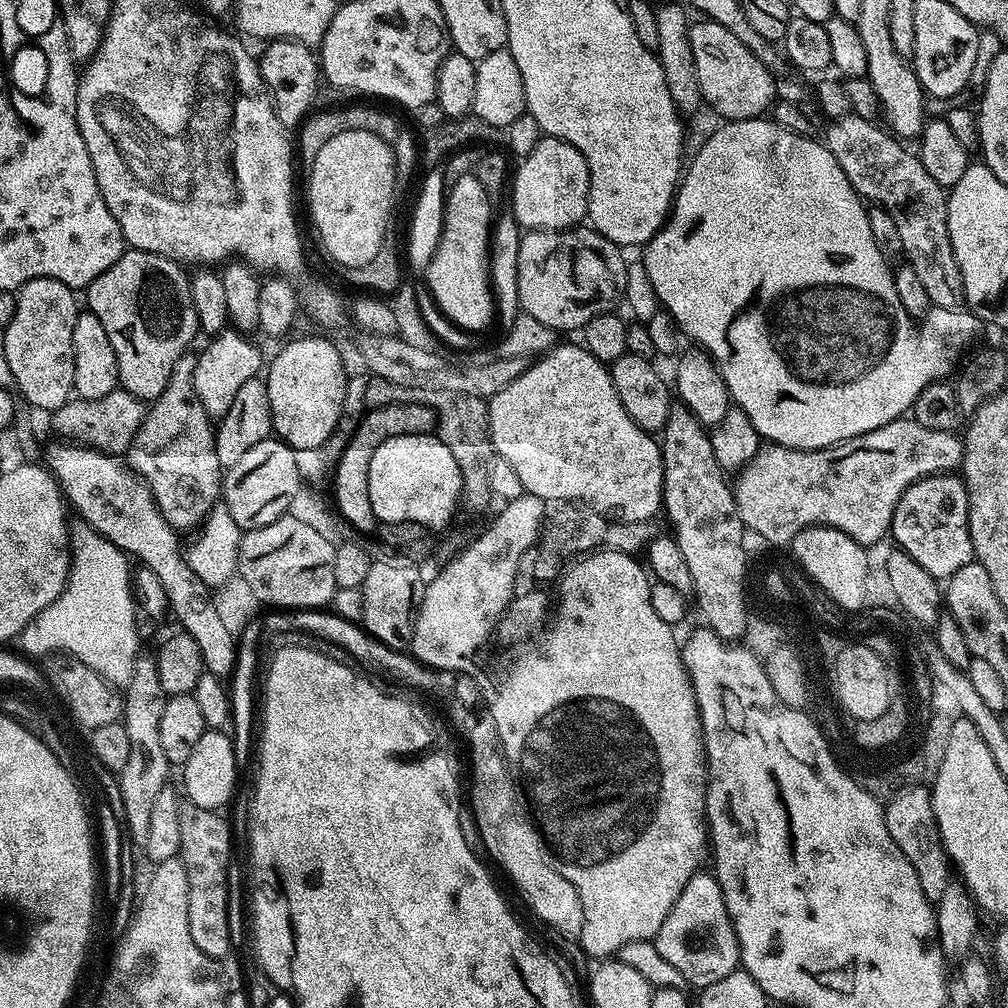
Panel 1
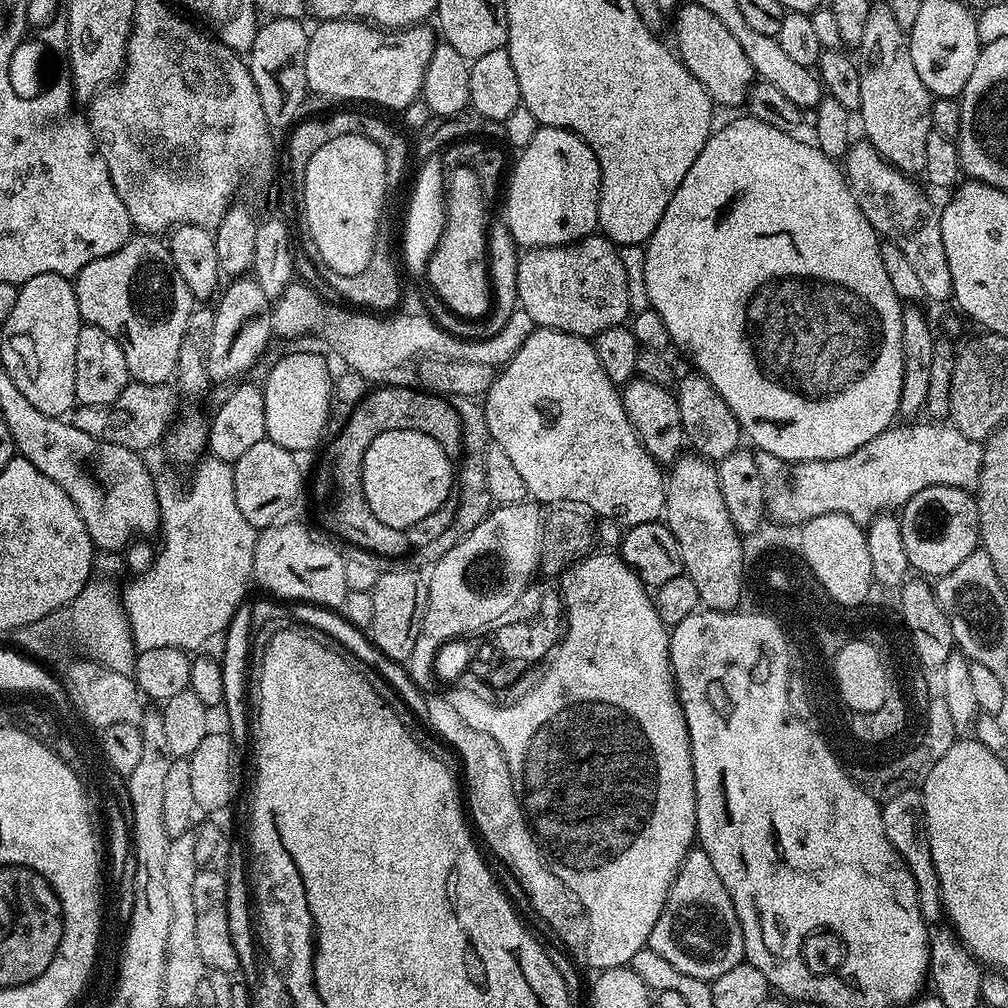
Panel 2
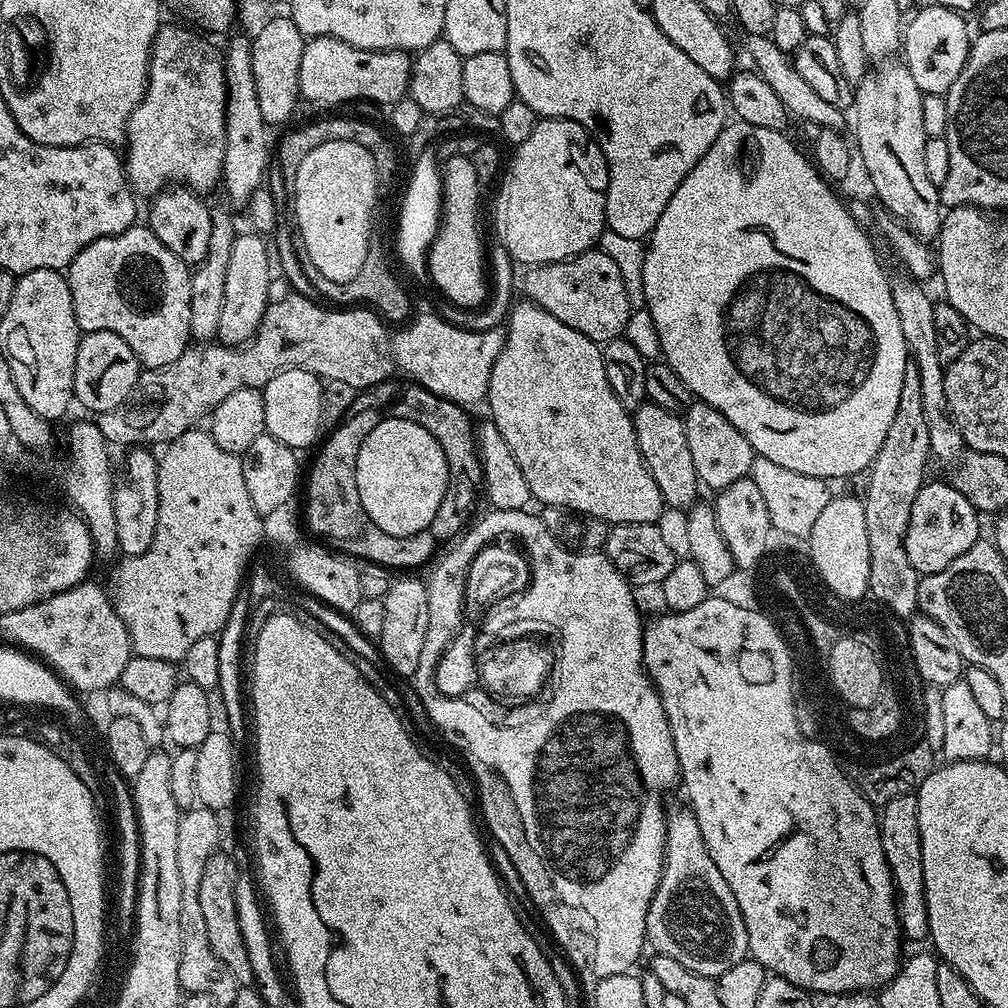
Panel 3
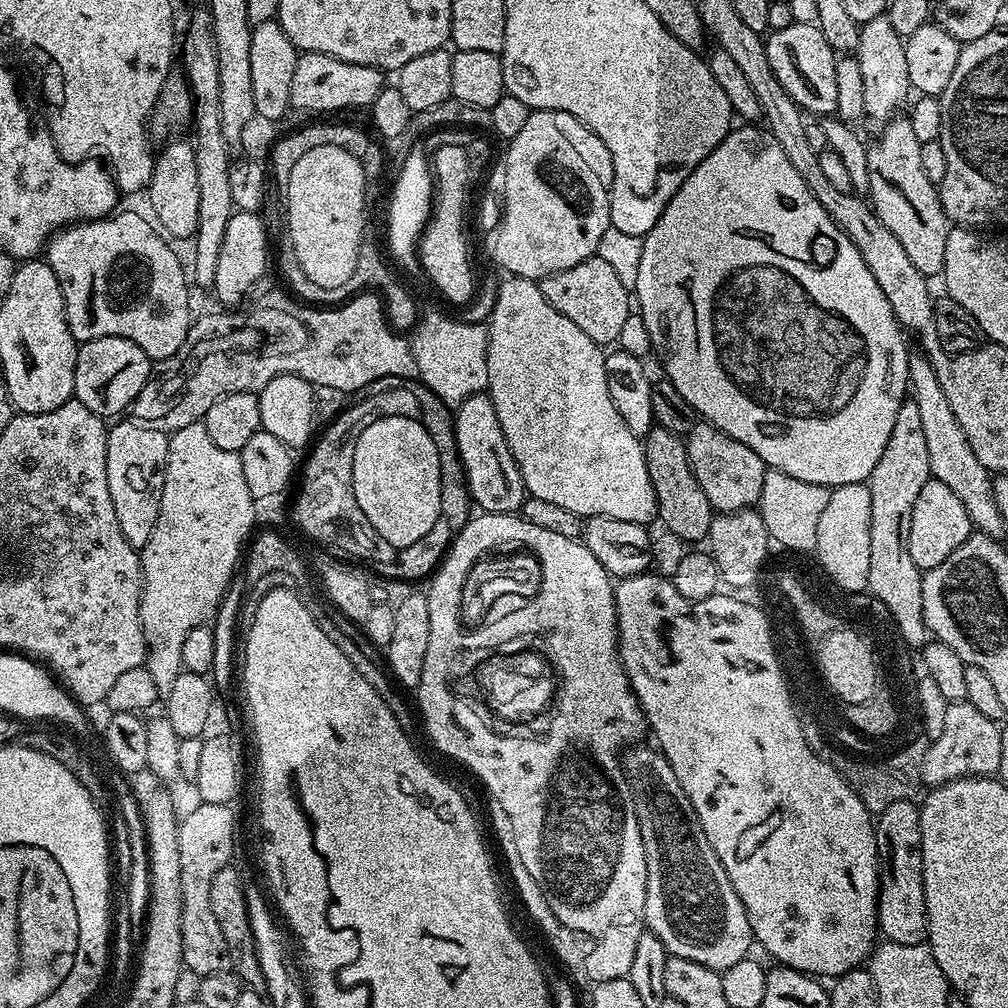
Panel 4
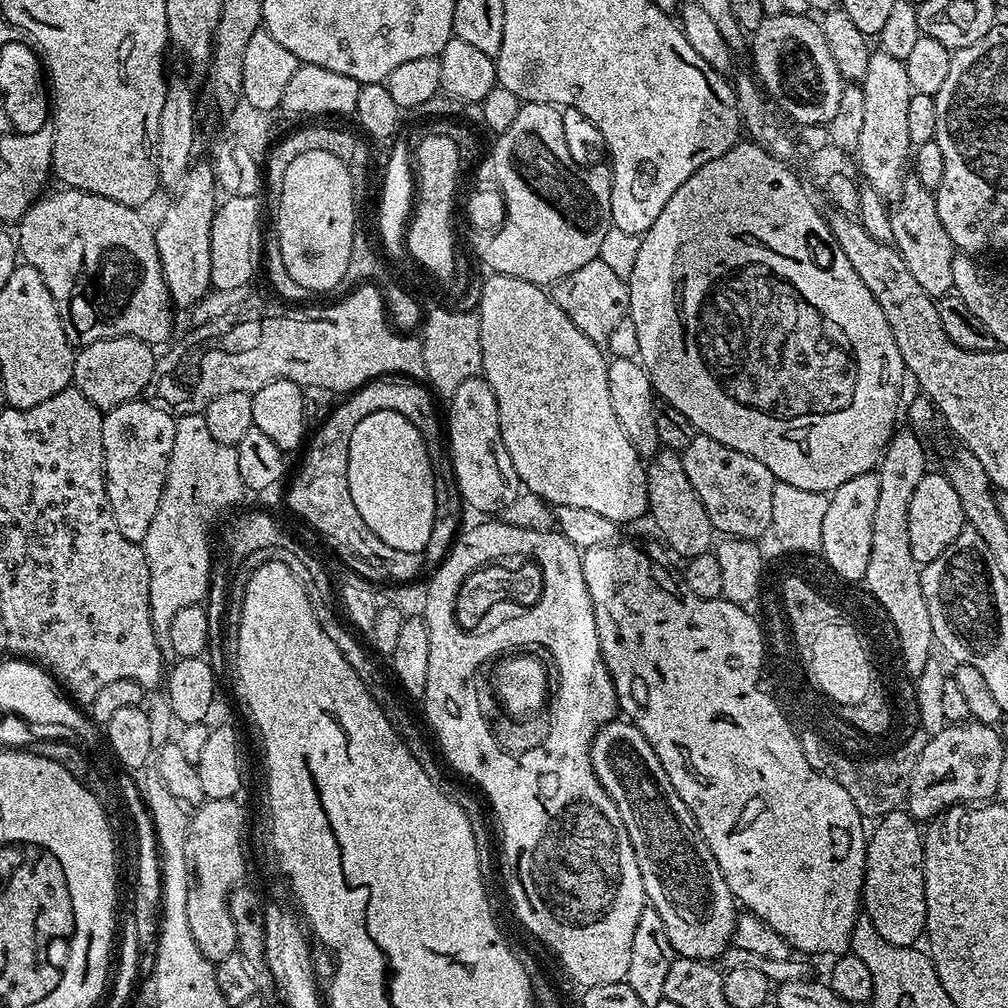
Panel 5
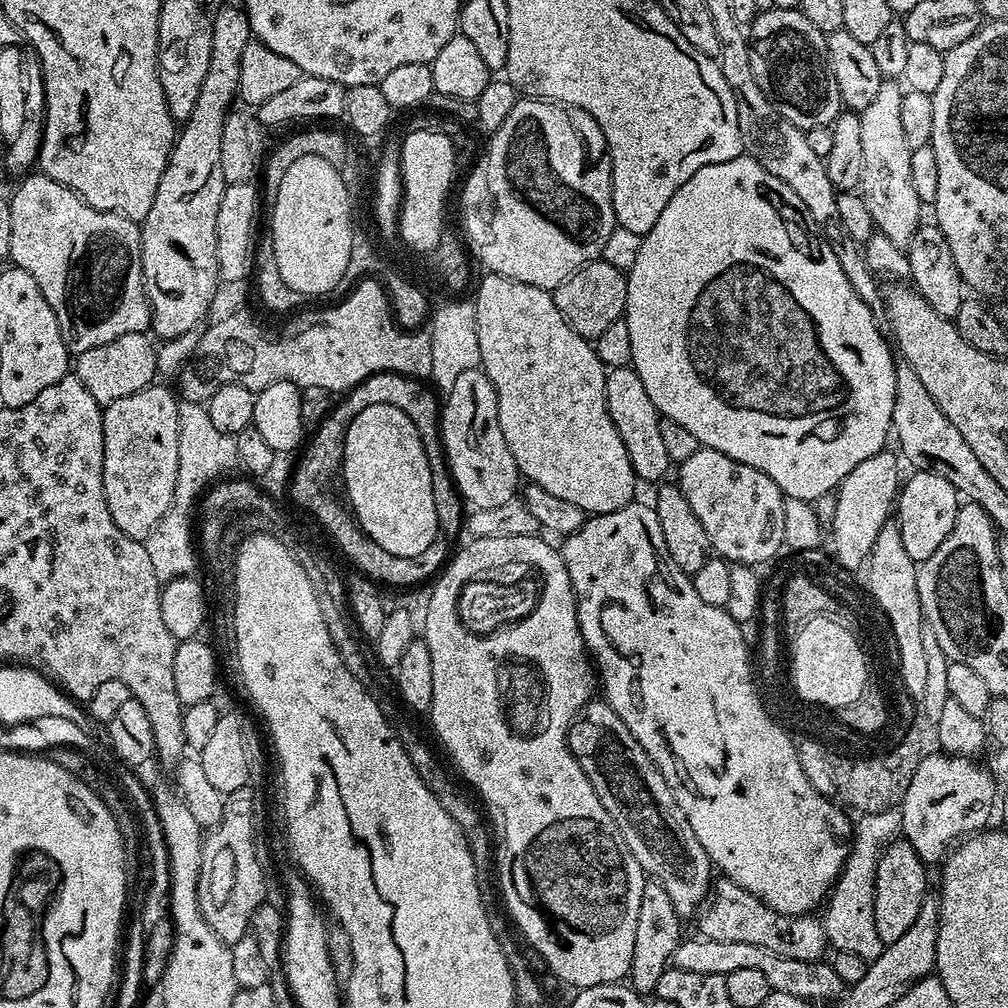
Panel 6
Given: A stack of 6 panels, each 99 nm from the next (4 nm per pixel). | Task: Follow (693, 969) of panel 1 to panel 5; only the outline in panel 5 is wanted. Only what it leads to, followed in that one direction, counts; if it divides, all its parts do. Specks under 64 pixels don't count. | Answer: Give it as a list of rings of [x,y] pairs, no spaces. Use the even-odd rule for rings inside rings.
[[[624,718],[602,725],[592,740],[592,765],[598,782],[618,806],[626,834],[630,834],[630,846],[634,846],[634,858],[638,858],[638,870],[642,874],[647,903],[661,915],[666,934],[670,937],[670,946],[677,956],[695,960],[712,962],[723,957],[724,951],[732,944],[738,905],[730,886],[726,886],[726,878],[722,878],[722,870],[715,854],[702,838],[702,830],[694,814],[686,806],[686,802],[678,798],[674,782],[670,782],[666,770],[662,770],[662,762],[658,762],[658,754],[654,754],[642,730],[638,730]]]

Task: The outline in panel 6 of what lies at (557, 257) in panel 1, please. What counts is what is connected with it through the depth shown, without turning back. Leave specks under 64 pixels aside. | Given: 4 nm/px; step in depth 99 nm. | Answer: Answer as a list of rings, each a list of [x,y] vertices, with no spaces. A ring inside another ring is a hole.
[[[598,259],[582,266],[570,278],[566,278],[556,288],[551,289],[554,306],[566,318],[566,322],[586,341],[595,342],[598,334],[603,334],[613,322],[618,322],[624,315],[628,278],[619,272],[610,262]]]

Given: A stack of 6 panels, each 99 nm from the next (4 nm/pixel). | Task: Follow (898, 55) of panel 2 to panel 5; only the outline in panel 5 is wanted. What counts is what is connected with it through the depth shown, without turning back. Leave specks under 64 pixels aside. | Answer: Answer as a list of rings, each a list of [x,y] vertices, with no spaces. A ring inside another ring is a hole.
[[[915,178],[905,179],[904,191],[900,193],[890,213],[892,244],[906,262],[910,274],[914,274],[918,286],[922,286],[922,290],[926,290],[926,294],[933,298],[949,295],[953,291],[954,249],[950,234],[946,234],[938,218],[933,189],[923,188]]]

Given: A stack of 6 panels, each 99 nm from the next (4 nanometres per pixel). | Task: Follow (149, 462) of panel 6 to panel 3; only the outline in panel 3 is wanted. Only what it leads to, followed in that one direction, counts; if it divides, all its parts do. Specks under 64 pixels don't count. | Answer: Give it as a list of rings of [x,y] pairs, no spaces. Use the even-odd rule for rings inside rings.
[[[132,446],[124,456],[124,469],[119,469],[118,479],[112,489],[114,502],[114,523],[118,526],[118,549],[124,556],[146,554],[150,550],[150,542],[154,542],[154,530],[158,530],[158,460],[151,456],[149,449],[144,446]]]

